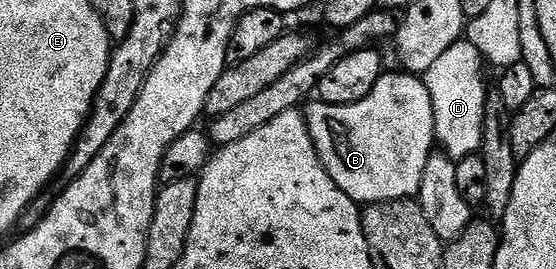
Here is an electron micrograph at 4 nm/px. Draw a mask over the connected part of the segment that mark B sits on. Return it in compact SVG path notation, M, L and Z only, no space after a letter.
M405 70L385 72L361 102L337 106L320 100L310 101L303 110L314 148L326 172L343 193L360 206L385 201L412 199L418 195L425 165L435 150L436 124L433 122L432 99L426 81Z

